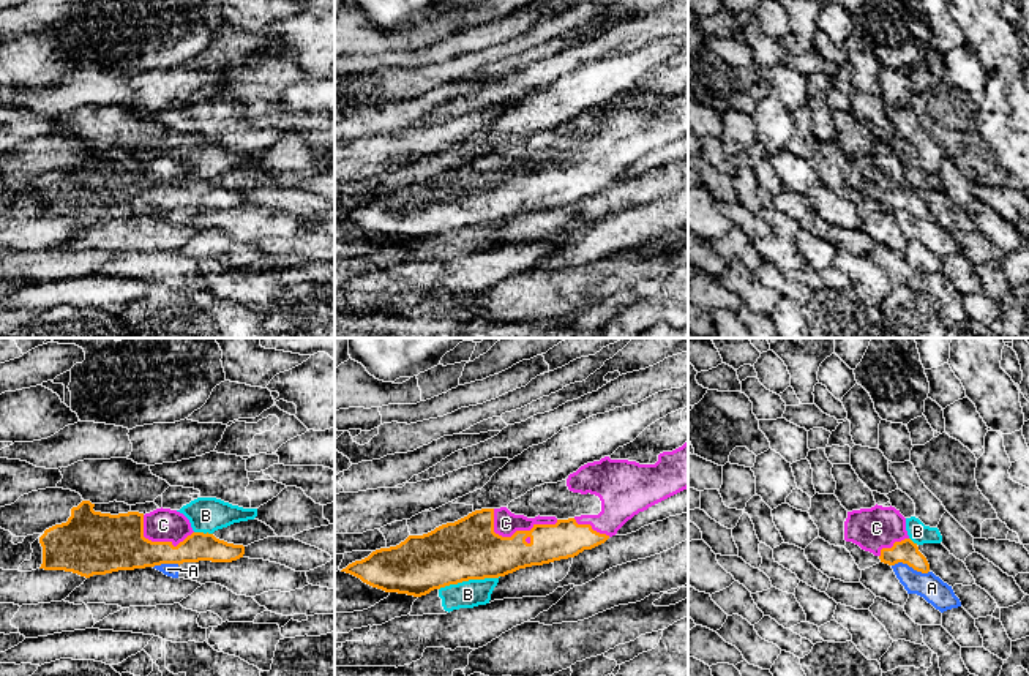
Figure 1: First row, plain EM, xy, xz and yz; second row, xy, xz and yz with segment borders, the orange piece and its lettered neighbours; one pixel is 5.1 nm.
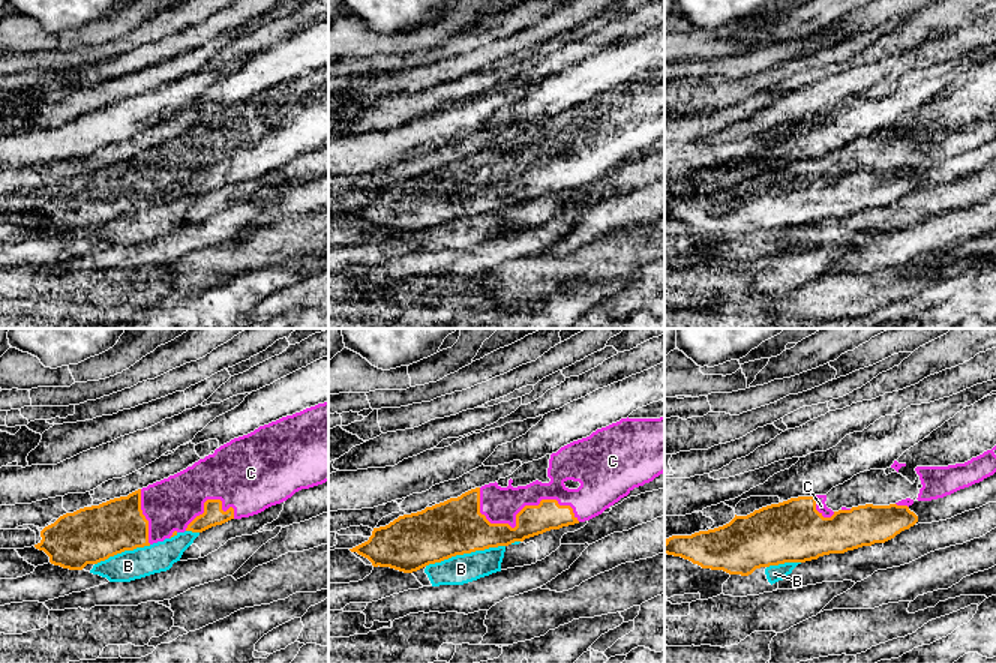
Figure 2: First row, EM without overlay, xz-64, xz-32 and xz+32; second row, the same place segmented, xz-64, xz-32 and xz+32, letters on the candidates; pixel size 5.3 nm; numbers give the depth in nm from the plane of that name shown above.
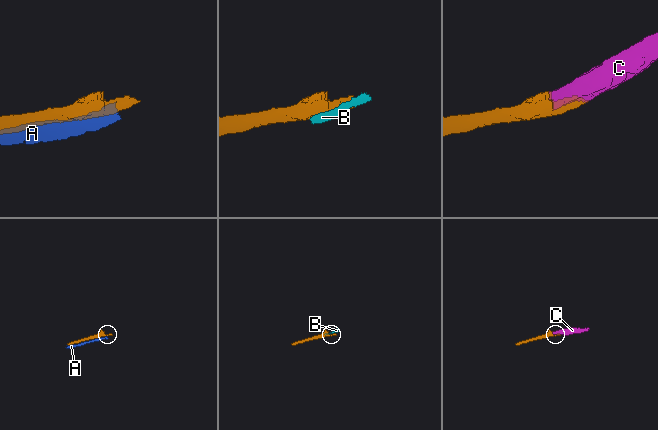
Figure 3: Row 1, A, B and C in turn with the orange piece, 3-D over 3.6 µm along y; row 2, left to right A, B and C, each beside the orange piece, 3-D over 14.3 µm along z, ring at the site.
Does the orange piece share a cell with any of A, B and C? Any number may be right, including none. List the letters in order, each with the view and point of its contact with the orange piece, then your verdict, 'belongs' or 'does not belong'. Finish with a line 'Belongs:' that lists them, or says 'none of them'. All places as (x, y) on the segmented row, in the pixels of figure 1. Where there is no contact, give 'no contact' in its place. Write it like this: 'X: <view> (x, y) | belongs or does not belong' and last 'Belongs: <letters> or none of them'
A: yz (911, 566) | does not belong
B: xz (469, 578) | does not belong
C: xz (515, 533) | belongs
Belongs: C

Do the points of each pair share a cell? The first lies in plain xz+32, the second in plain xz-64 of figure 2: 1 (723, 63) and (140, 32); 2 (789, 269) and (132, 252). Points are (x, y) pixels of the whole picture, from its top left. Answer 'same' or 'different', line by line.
1: same
2: same

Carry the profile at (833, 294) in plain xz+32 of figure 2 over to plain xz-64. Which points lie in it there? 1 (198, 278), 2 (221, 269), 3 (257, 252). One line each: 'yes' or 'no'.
1: yes
2: yes
3: yes

